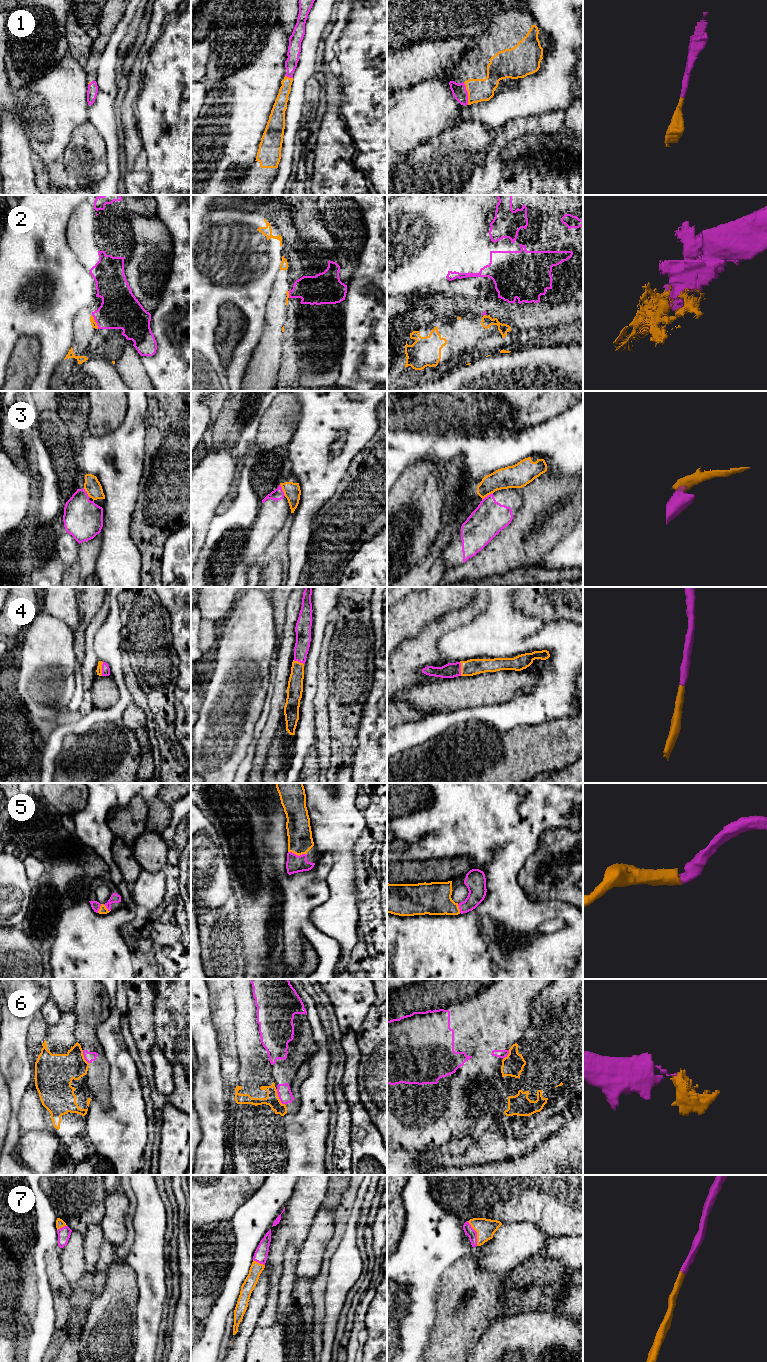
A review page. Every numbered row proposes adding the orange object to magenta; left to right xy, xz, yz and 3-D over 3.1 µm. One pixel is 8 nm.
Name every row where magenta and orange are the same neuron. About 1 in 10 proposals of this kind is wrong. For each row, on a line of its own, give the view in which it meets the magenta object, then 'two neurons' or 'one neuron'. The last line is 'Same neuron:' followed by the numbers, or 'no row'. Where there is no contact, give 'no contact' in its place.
1: yz | one neuron
2: xy | two neurons
3: xz | two neurons
4: xy | one neuron
5: xz | one neuron
6: xz | two neurons
7: yz | one neuron
Same neuron: 1, 4, 5, 7

